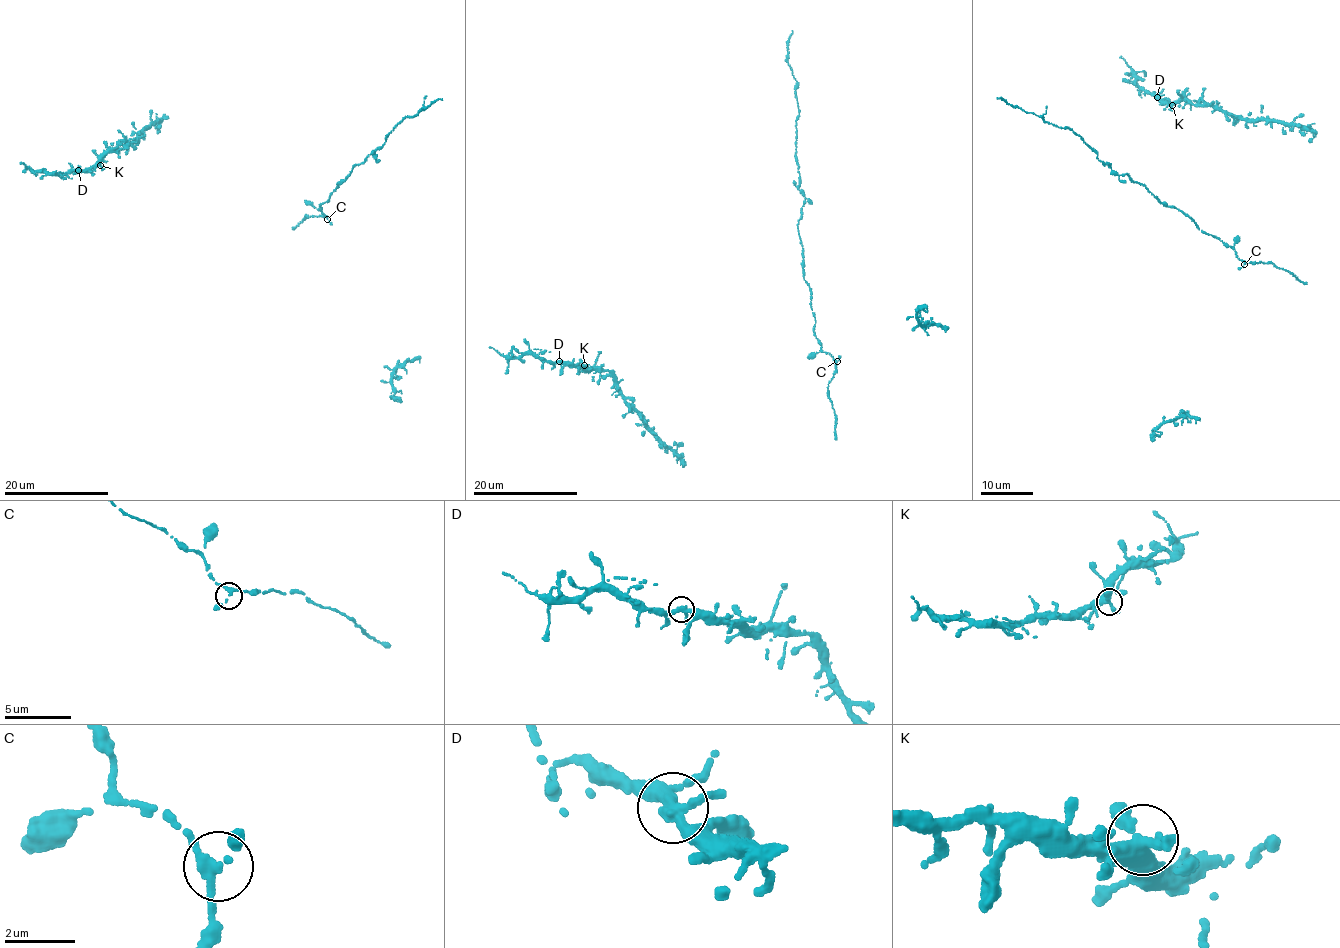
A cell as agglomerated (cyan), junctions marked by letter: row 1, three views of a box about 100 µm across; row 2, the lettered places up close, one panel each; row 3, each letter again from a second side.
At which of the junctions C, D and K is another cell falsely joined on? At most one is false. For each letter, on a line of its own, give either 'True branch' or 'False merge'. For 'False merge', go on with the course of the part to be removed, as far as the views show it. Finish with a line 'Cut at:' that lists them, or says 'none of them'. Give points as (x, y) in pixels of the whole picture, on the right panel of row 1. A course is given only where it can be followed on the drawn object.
C: True branch
D: True branch
K: True branch
Cut at: none of them

